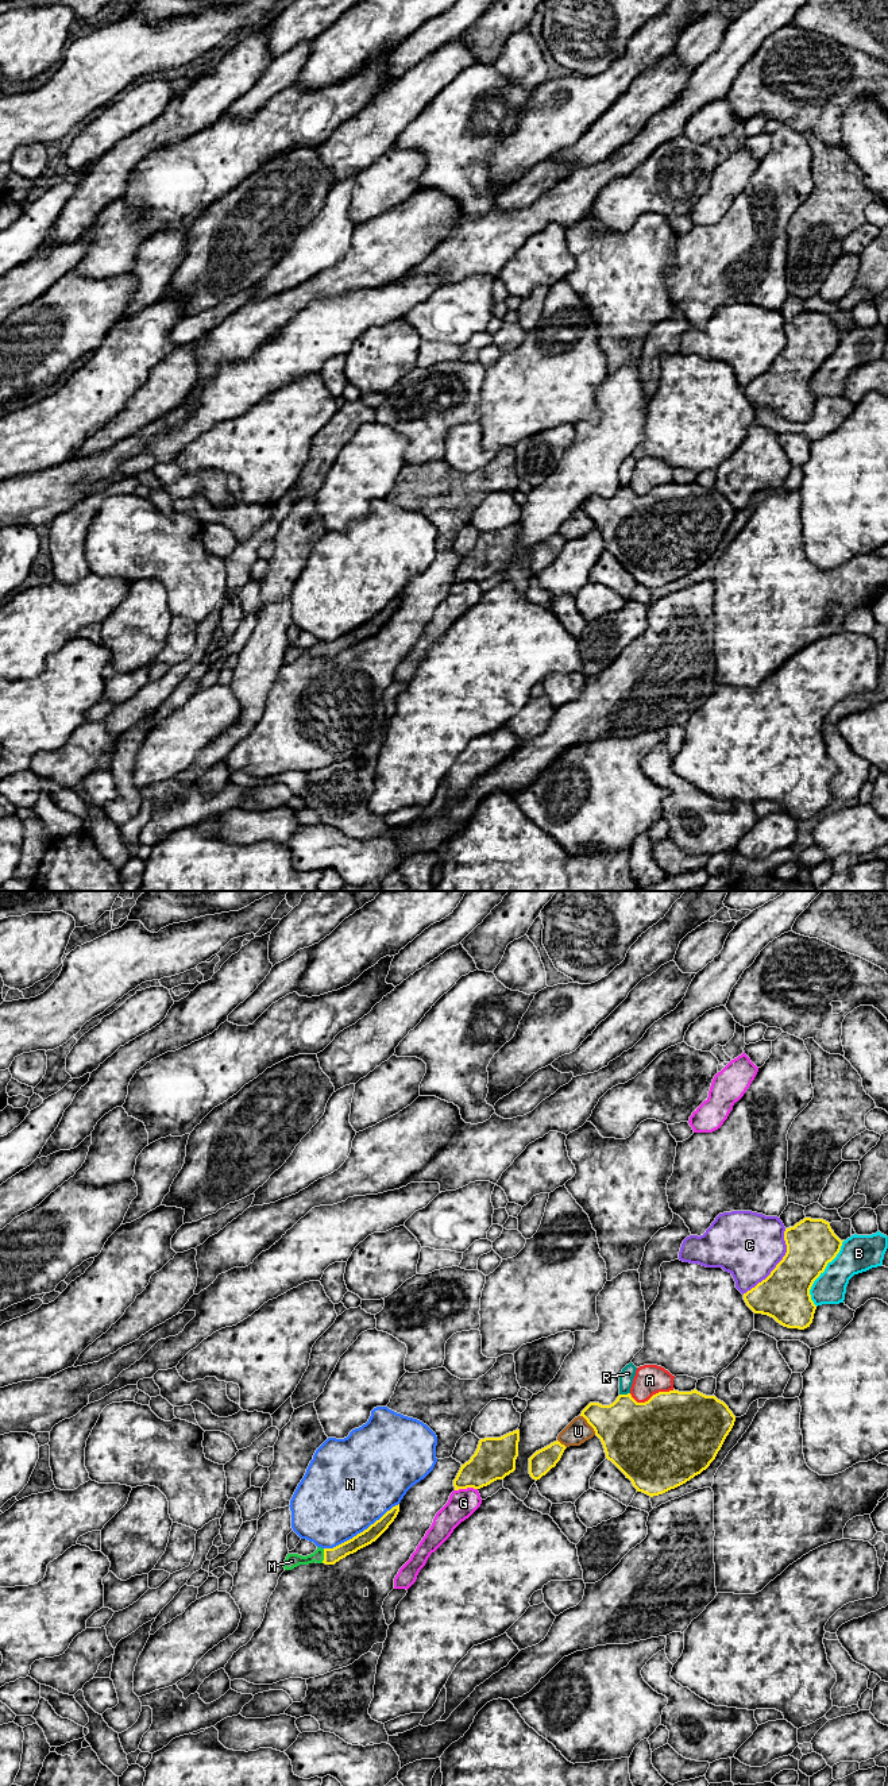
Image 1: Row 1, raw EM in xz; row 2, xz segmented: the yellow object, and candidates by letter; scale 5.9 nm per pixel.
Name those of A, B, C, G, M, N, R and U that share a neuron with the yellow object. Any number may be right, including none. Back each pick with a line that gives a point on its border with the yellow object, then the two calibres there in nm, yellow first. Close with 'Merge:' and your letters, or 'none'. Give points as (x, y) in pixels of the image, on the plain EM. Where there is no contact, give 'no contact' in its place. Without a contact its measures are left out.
M: meets yellow in xz at (324, 648); 100 nm thick on the yellow side, 90 nm on the other
Merge: M

